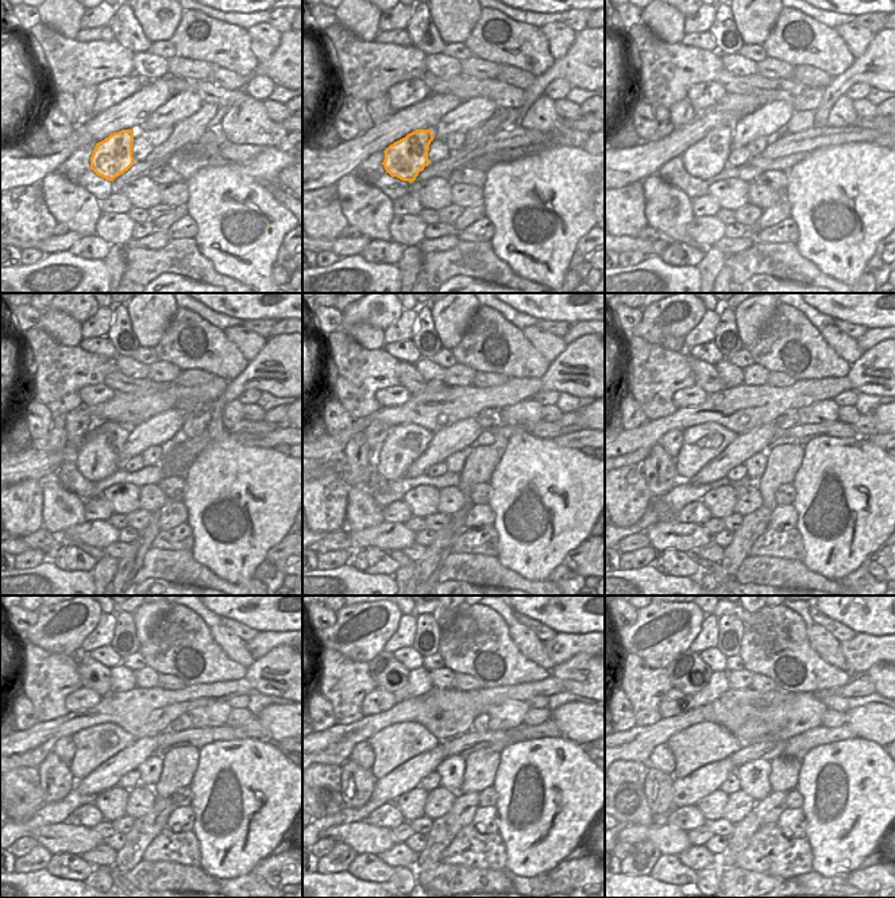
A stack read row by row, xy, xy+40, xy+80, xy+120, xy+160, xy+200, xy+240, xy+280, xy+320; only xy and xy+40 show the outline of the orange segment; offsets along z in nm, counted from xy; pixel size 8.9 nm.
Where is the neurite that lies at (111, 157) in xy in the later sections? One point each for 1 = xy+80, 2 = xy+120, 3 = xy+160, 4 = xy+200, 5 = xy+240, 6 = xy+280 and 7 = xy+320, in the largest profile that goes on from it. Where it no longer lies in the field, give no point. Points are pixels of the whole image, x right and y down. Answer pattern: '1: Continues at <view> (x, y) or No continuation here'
1: Continues at xy+80 (708, 157)
2: Continues at xy+120 (97, 458)
3: Continues at xy+160 (404, 443)
4: Continues at xy+200 (701, 443)
5: Continues at xy+240 (99, 743)
6: Continues at xy+280 (396, 744)
7: Continues at xy+320 (703, 743).

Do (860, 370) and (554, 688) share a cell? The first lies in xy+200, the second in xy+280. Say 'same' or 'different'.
different

